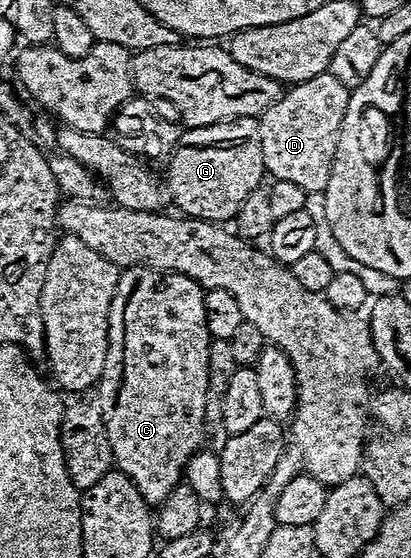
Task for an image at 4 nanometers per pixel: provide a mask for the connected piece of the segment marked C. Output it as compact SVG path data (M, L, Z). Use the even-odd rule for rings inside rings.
M125 268L118 278L118 290L114 290L114 302L110 306L108 319L108 349L106 350L106 366L100 375L98 407L102 414L102 422L106 426L106 434L110 438L110 450L115 467L142 494L149 506L158 506L185 479L185 468L193 455L201 451L205 443L204 411L206 410L206 386L208 385L208 345L210 337L206 326L206 306L204 305L205 289L189 276L177 272L155 272L153 268Z

